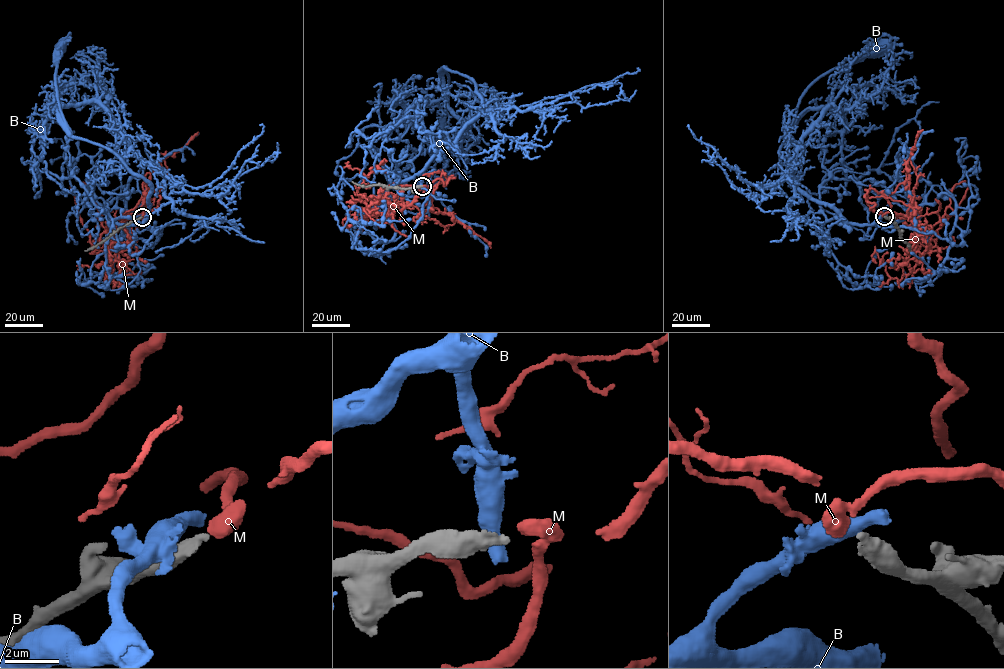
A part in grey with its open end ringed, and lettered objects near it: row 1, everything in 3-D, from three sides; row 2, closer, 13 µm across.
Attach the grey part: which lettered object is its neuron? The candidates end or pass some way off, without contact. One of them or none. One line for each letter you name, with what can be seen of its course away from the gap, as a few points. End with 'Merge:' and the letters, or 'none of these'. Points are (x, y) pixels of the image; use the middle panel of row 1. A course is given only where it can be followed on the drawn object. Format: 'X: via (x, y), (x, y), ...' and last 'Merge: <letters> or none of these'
Merge: none of these

